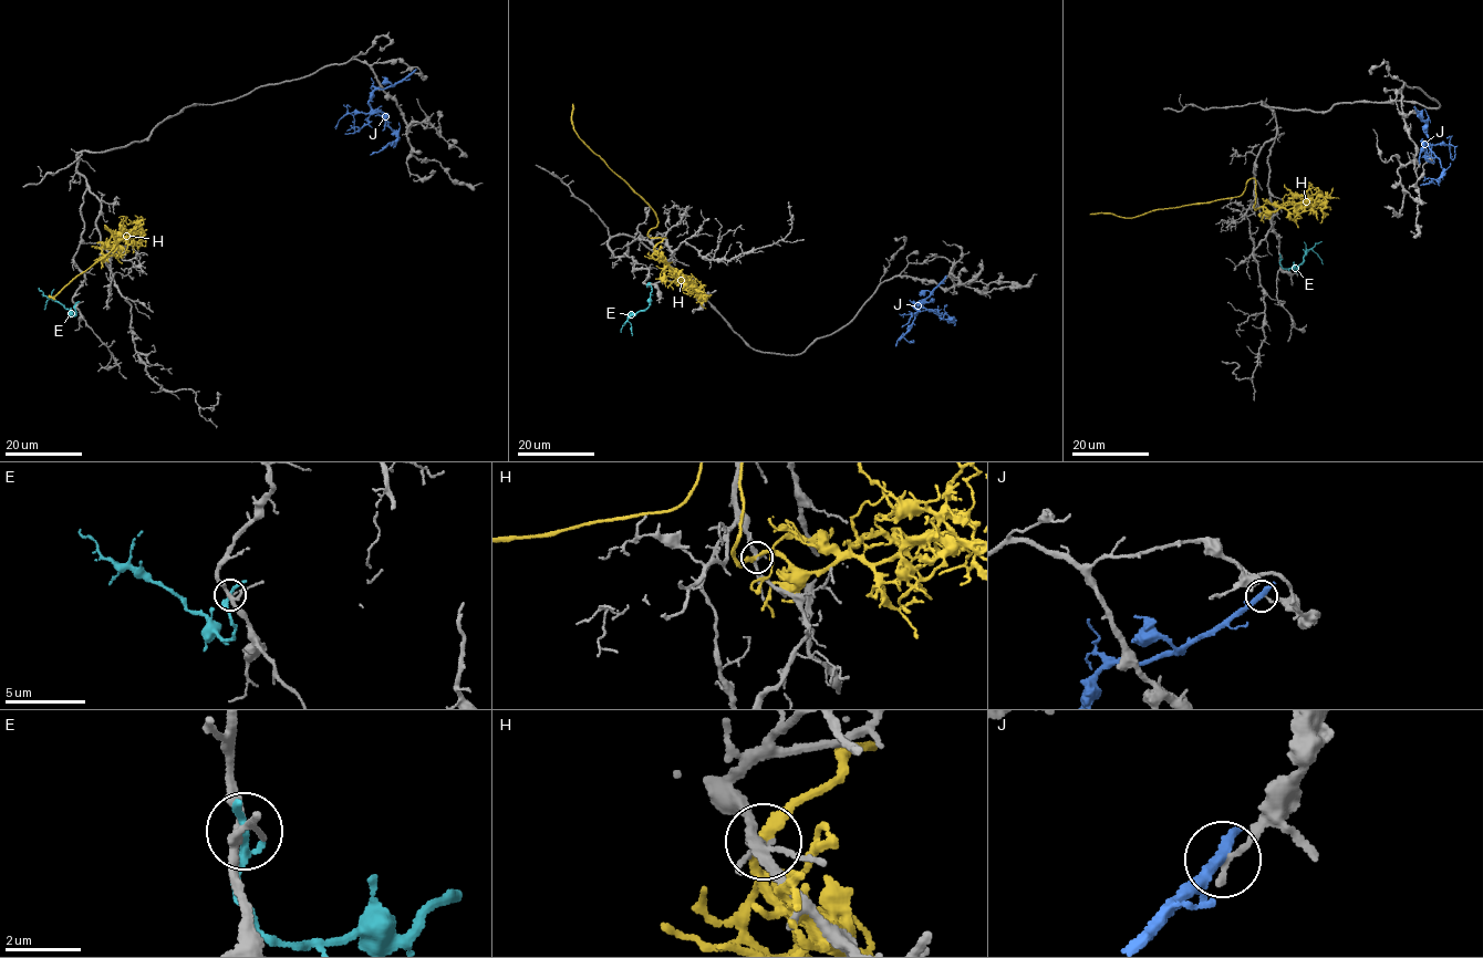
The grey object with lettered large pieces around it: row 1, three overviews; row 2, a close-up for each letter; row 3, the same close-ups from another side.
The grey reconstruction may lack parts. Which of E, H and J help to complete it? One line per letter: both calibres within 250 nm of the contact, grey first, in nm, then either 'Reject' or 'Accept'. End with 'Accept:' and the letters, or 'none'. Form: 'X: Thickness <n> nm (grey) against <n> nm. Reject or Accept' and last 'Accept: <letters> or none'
E: Thickness 220 nm (grey) against 220 nm. Reject
H: Thickness 280 nm (grey) against 240 nm. Reject
J: Thickness 200 nm (grey) against 280 nm. Reject
Accept: none

